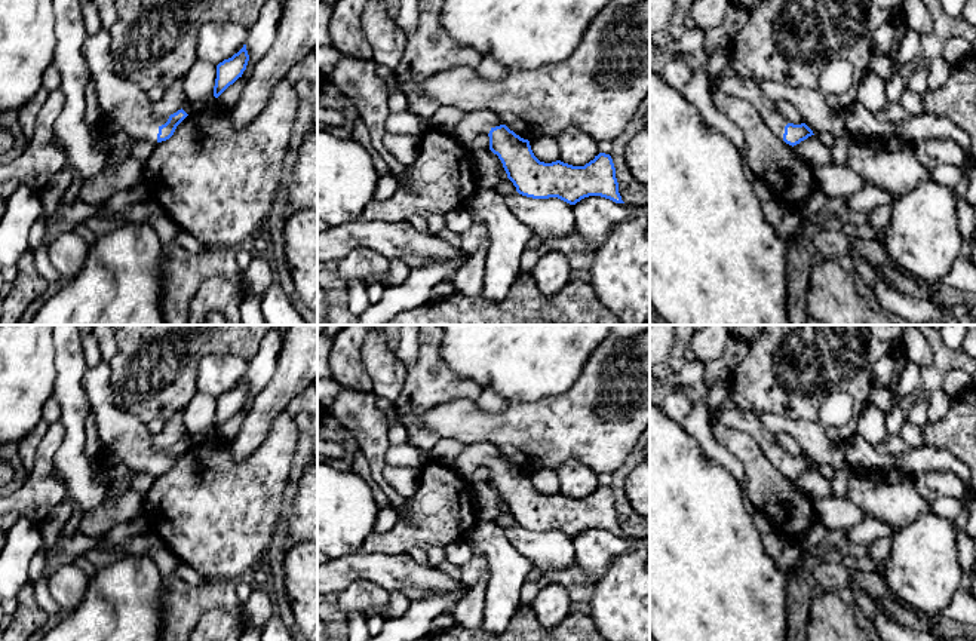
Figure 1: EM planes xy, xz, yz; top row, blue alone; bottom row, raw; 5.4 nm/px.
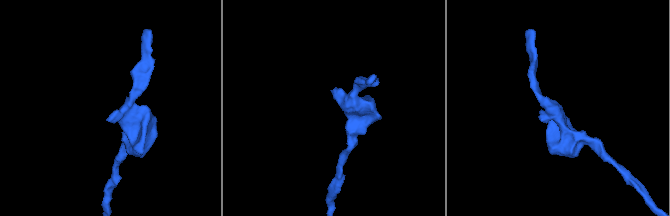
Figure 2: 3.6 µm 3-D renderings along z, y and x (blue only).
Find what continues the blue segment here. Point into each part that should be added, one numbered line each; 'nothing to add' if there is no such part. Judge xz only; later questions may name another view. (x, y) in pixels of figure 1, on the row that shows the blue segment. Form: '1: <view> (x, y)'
1: xz (481, 122)

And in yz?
1: yz (748, 88)

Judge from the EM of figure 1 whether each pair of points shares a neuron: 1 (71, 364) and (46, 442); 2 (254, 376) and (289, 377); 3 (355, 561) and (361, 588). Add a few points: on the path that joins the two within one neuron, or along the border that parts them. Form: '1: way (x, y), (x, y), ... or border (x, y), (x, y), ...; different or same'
1: border (60, 420), (64, 428), (64, 441), (54, 456); different
2: border (281, 342), (276, 371), (255, 396), (252, 405); different
3: border (389, 591), (365, 579), (355, 579), (337, 592); different

